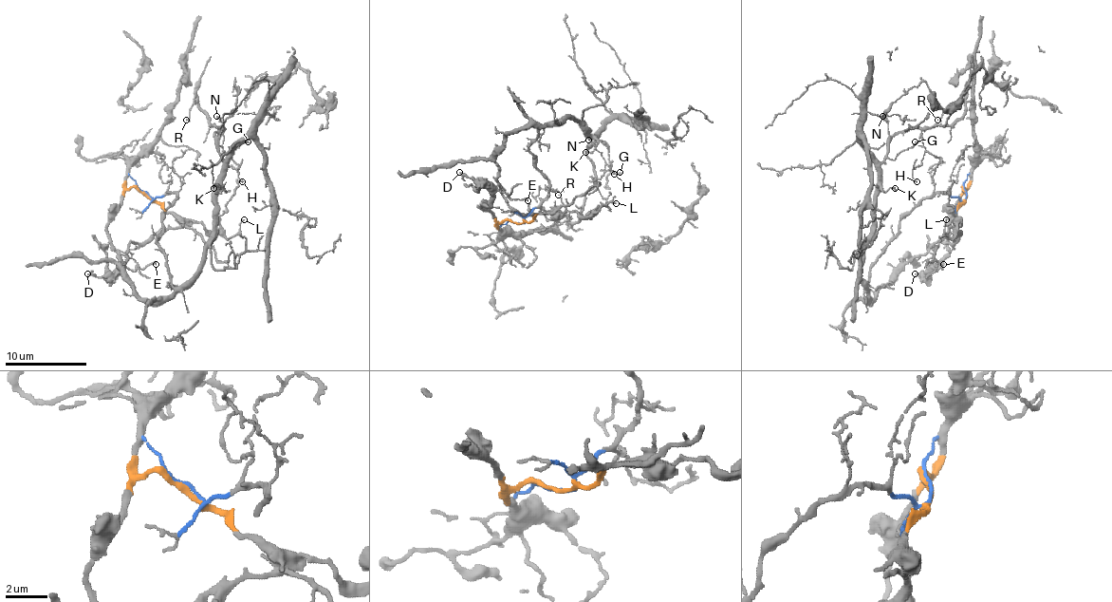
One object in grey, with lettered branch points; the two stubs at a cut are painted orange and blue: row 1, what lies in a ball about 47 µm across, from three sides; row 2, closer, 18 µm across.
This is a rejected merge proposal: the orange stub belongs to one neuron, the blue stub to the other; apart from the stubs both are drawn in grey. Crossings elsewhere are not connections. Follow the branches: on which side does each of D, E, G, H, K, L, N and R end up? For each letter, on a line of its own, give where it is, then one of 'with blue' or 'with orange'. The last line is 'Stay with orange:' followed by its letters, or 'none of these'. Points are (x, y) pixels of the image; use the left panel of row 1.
D: place (87, 273); with orange
E: place (156, 264); with orange
G: place (248, 141); with blue
H: place (242, 181); with blue
K: place (213, 188); with blue
L: place (244, 219); with orange
N: place (216, 116); with blue
R: place (186, 120); with blue
Stay with orange: D, E, L

